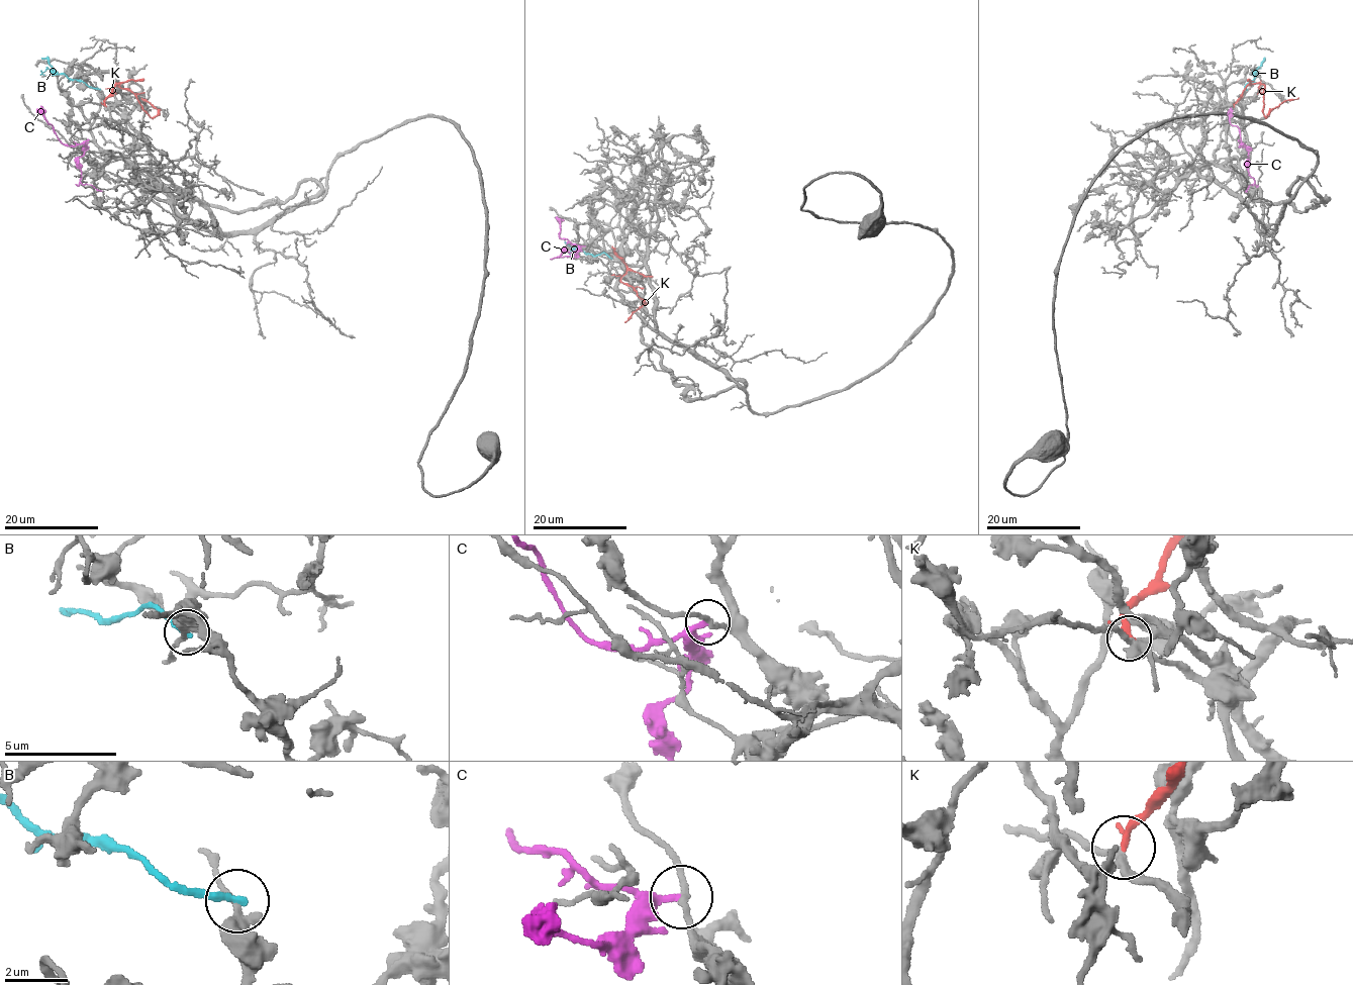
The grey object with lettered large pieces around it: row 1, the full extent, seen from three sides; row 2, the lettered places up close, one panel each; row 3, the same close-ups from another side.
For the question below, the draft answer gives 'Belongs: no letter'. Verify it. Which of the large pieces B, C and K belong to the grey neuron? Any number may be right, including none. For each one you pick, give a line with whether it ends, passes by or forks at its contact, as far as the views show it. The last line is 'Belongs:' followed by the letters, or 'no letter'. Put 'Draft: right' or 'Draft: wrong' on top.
Draft: wrong
K: it ends there
Belongs: K

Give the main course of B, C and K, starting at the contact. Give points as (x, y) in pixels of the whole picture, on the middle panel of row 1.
B: (611, 258), (603, 253), (568, 253)
C: (584, 245), (573, 253), (565, 251), (556, 258), (574, 259)
K: (614, 249), (625, 265), (622, 283), (633, 287), (643, 299), (643, 305), (625, 322)

